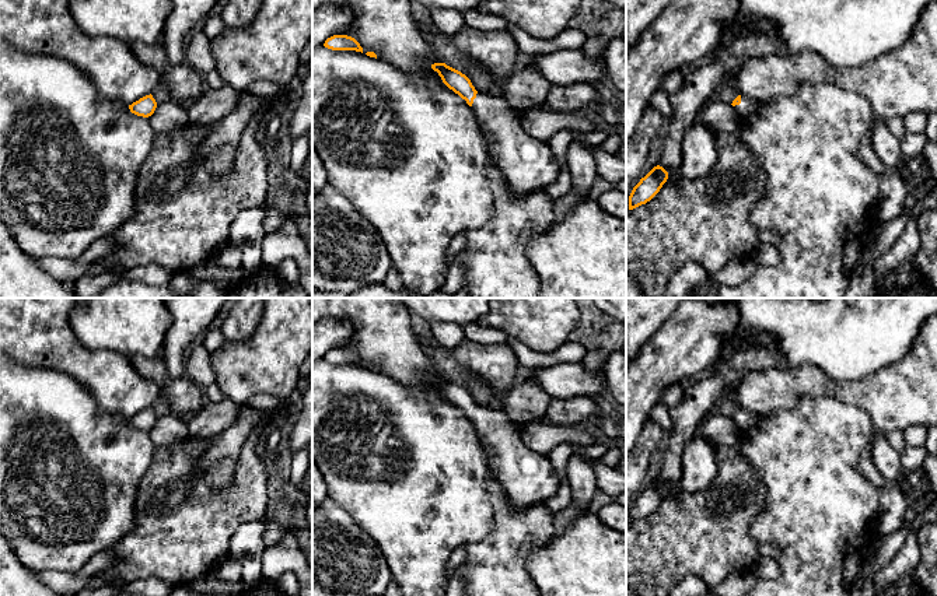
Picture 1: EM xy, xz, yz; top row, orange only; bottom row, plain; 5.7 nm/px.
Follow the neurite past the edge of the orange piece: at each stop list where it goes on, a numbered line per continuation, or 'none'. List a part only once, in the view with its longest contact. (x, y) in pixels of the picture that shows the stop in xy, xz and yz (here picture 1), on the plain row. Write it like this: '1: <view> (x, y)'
1: yz (747, 420)

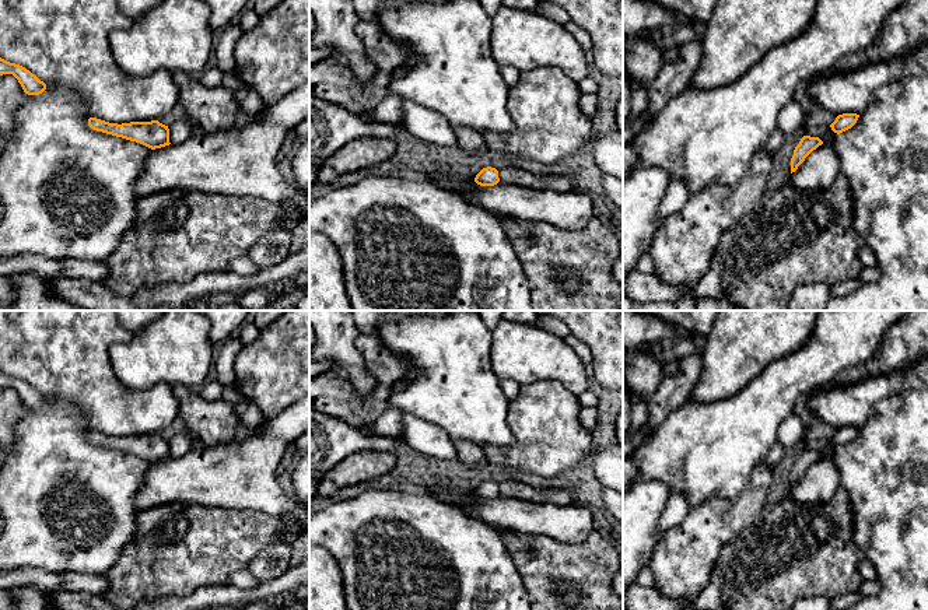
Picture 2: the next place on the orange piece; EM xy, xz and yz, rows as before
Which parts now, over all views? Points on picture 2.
none

